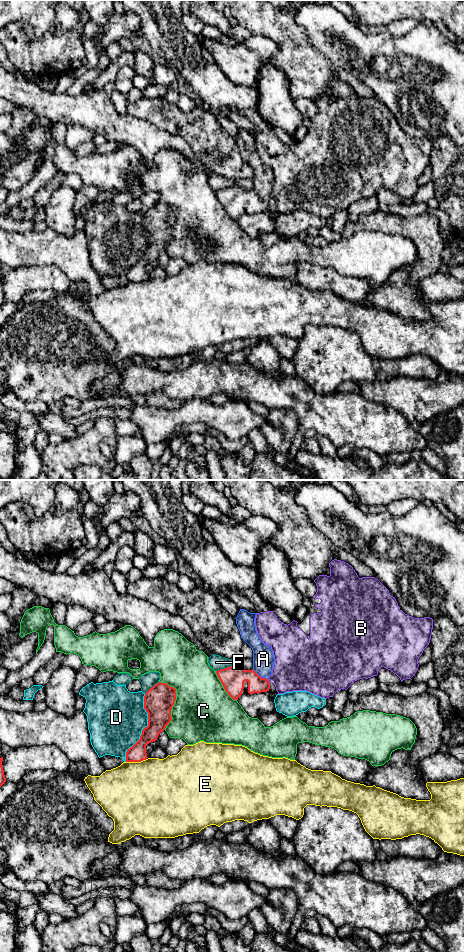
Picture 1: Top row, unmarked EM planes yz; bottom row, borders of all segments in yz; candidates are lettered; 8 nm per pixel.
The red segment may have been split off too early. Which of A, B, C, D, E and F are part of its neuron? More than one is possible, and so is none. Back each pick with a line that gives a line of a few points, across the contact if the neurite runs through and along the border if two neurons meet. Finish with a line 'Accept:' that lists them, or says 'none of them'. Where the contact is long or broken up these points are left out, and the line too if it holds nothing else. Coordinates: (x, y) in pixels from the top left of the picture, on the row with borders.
B: line yz (256, 684), (264, 684), (268, 681), (286, 676), (296, 668)
Accept: B

